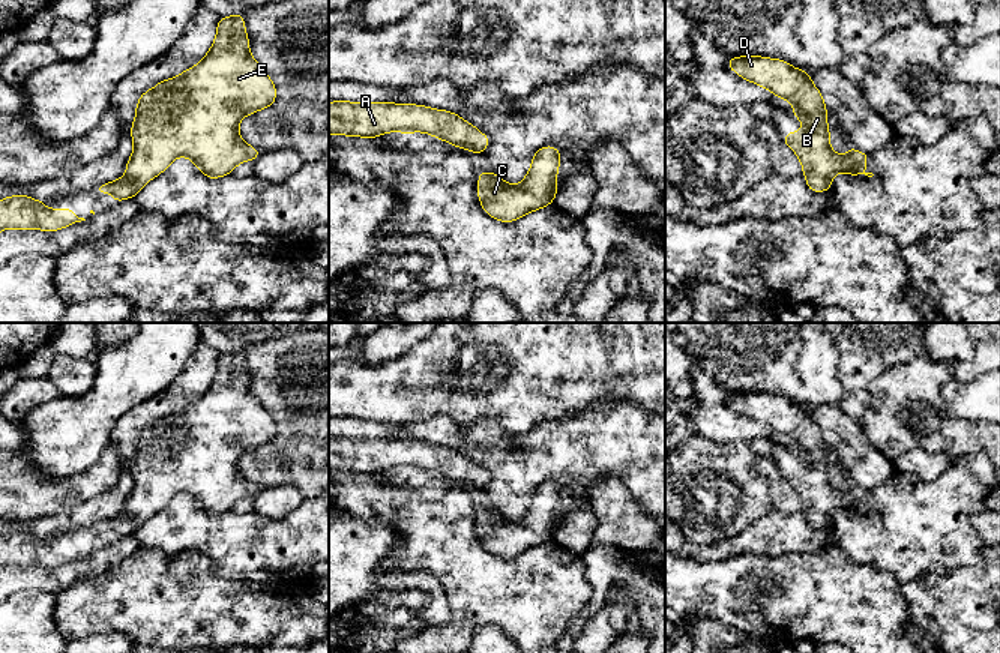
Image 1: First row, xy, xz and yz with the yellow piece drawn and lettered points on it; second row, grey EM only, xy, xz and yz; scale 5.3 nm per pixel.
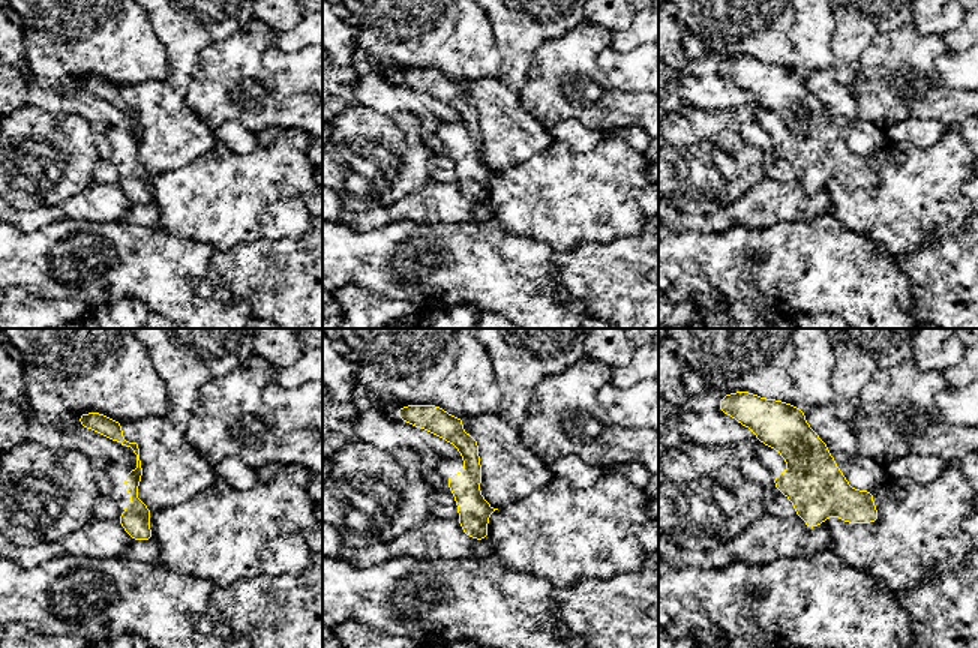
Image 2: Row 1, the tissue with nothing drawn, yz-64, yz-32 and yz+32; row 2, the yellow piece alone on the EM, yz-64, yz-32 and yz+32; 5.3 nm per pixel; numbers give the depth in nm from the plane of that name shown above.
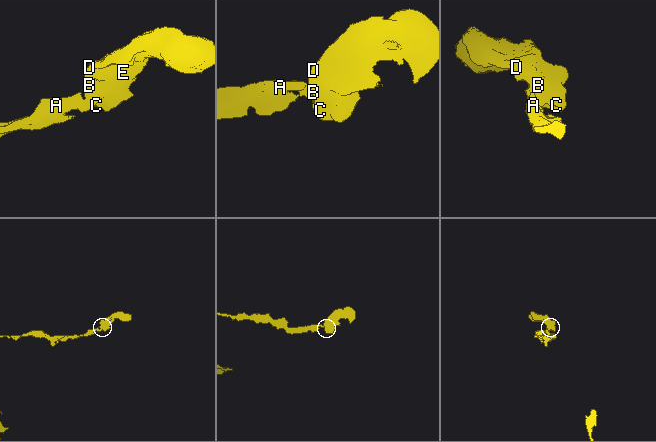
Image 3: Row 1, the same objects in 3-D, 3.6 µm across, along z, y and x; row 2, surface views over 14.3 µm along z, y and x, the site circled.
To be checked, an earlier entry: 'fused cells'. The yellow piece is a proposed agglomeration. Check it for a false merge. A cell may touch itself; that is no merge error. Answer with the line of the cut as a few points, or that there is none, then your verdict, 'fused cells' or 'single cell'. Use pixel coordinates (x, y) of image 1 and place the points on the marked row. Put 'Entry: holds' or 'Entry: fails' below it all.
cut none; single cell
Entry: fails

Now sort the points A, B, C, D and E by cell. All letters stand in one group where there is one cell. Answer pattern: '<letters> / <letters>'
A B C D E

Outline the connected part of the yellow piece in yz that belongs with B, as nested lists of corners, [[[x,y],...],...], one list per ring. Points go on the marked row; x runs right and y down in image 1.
[[[760,56],[731,57],[727,68],[796,108],[791,114],[802,120],[805,128],[785,134],[782,141],[802,162],[809,191],[826,192],[832,188],[832,179],[838,173],[874,176],[865,171],[869,155],[851,146],[847,155],[838,155],[830,149],[827,108],[823,95],[811,81],[811,74],[784,60]]]

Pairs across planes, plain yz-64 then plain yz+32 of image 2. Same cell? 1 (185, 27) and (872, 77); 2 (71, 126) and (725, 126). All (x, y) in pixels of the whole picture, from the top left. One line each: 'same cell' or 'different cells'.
1: different cells
2: same cell

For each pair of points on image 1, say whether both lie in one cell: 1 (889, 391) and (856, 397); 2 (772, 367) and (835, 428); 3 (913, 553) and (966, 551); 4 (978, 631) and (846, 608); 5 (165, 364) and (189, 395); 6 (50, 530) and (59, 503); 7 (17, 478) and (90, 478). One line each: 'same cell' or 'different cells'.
1: different cells
2: different cells
3: same cell
4: different cells
5: different cells
6: different cells
7: same cell

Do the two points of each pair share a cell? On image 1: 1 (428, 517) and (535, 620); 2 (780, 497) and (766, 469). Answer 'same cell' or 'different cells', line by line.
1: same cell
2: same cell

